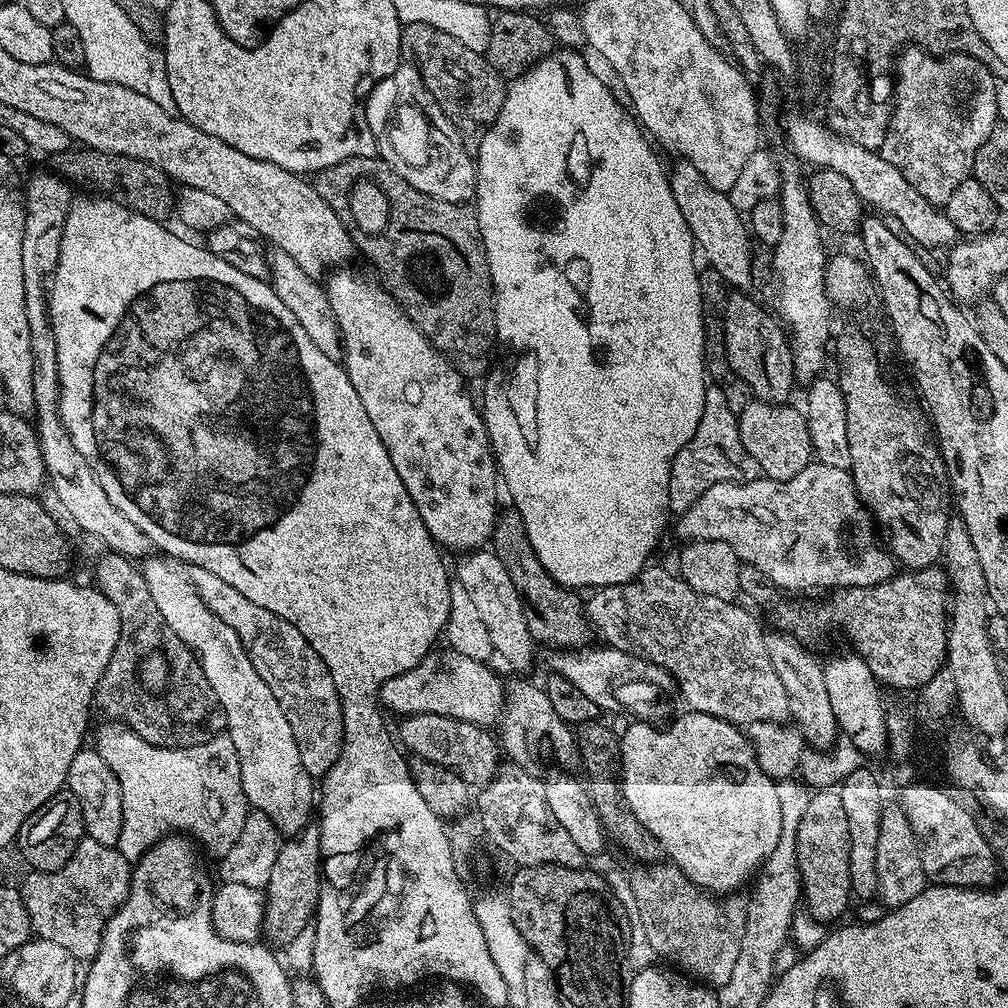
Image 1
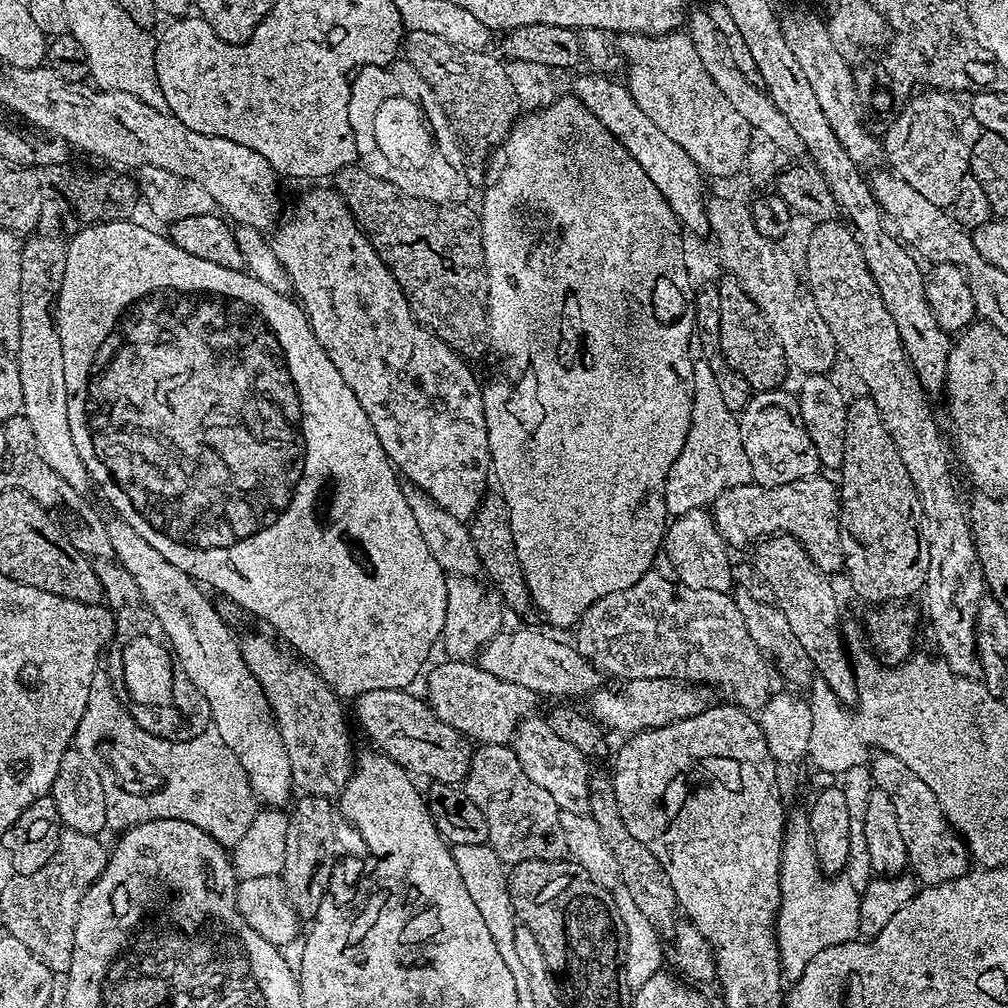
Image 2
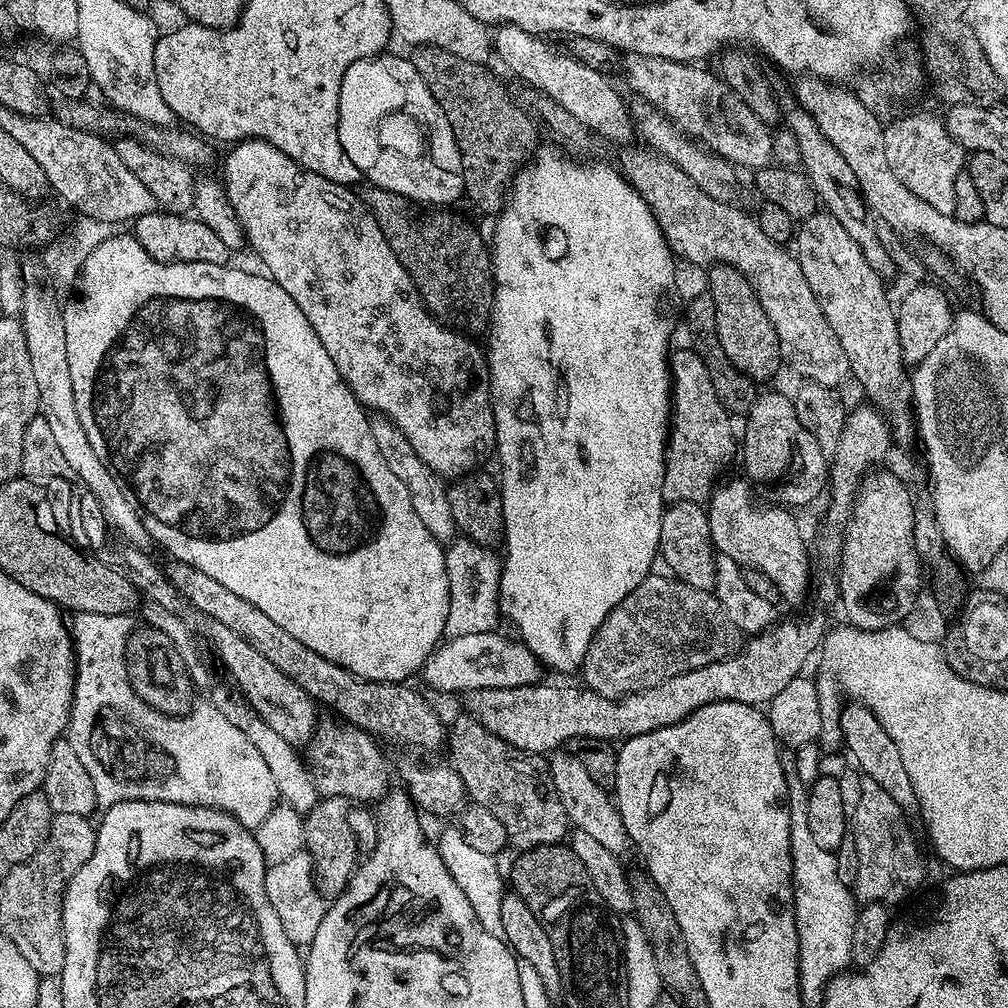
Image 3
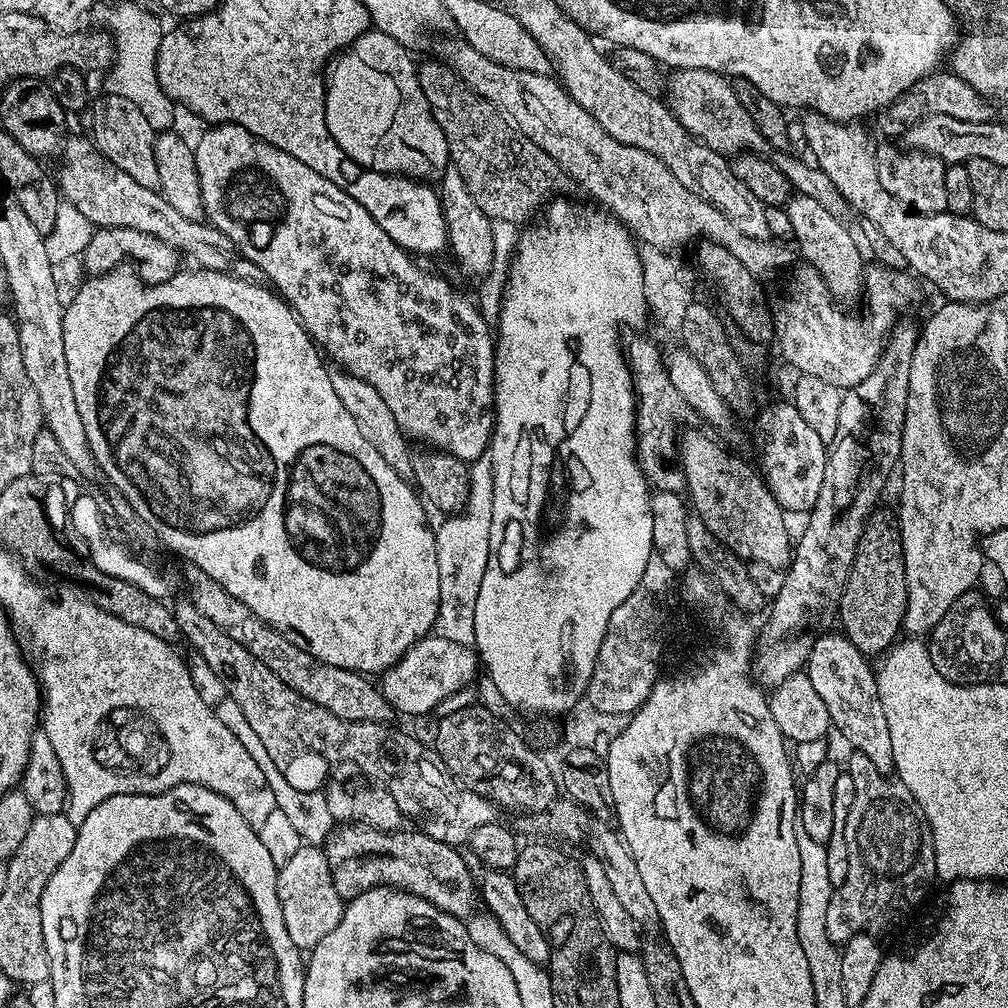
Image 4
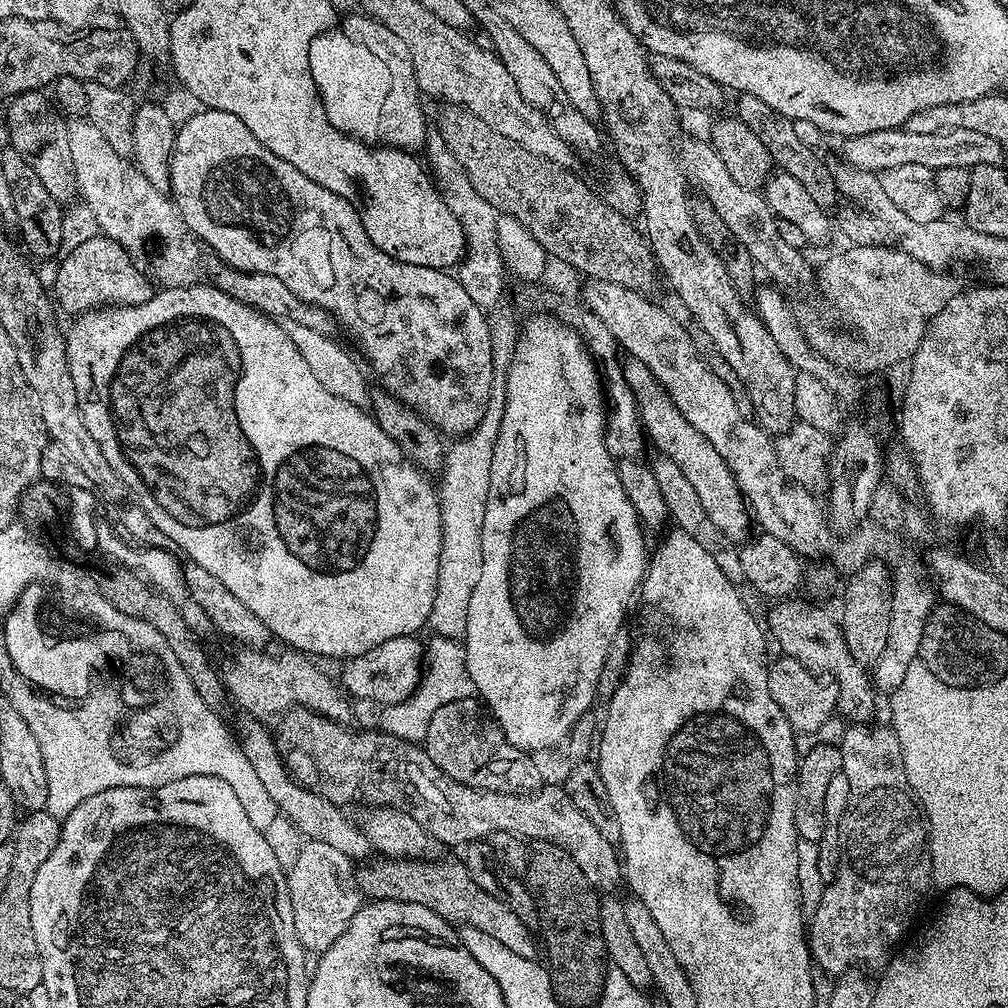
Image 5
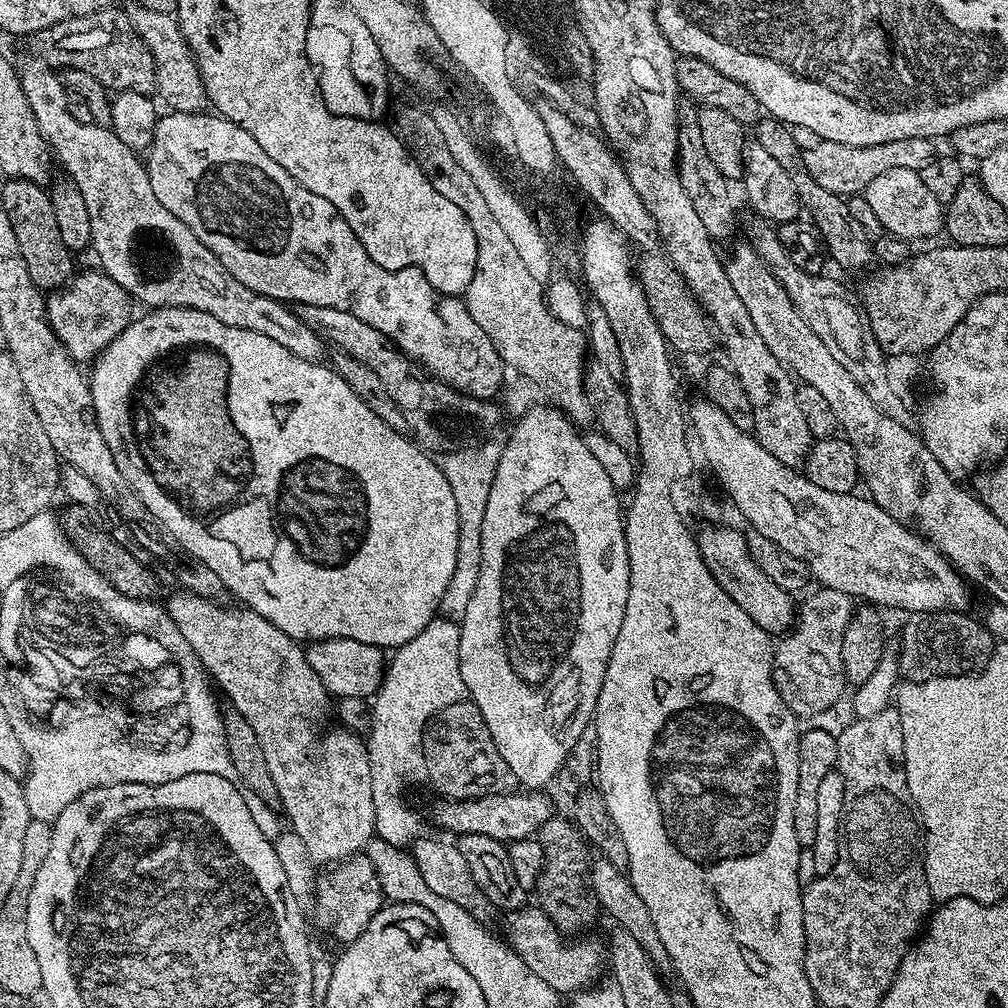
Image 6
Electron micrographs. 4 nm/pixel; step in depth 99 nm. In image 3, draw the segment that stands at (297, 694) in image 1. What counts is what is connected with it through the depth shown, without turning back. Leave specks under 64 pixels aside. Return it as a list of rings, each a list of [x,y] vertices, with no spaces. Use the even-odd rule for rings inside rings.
[[[321,723],[306,745],[306,764],[310,769],[313,786],[321,797],[337,796],[349,802],[379,801],[389,791],[390,785],[388,764],[376,746],[377,741],[352,724],[335,723]]]

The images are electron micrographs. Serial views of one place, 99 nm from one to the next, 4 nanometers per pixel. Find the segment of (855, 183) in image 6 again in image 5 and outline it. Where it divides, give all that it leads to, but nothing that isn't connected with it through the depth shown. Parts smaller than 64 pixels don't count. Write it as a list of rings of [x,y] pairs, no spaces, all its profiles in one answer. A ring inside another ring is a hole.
[[[903,128],[890,130],[874,130],[874,134],[850,136],[843,141],[844,156],[851,167],[877,174],[890,170],[894,166],[926,166],[933,170],[946,166],[962,166],[969,170],[976,164],[1000,164],[1003,161],[1005,149],[994,138],[986,138],[986,134],[977,134],[975,130],[950,130],[949,132],[935,132],[934,134],[913,134]]]

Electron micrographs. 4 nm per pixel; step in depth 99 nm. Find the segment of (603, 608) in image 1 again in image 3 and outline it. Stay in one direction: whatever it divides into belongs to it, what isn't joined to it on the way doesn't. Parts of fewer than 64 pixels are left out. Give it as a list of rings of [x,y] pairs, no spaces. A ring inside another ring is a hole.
[[[648,575],[598,626],[590,646],[586,650],[586,658],[582,665],[583,683],[591,692],[602,694],[607,700],[618,700],[632,692],[641,692],[650,686],[658,686],[689,668],[701,668],[715,660],[725,660],[727,656],[735,656],[742,647],[742,633],[736,628],[724,612],[724,607],[709,589],[692,588],[671,575]]]

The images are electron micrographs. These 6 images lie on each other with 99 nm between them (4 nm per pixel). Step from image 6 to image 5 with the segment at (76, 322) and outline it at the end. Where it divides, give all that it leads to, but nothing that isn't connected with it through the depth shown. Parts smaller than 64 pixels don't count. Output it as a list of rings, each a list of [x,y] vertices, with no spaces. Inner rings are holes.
[[[103,234],[95,235],[63,253],[64,261],[56,268],[56,296],[54,292],[59,311],[83,314],[105,306],[150,302],[154,285],[148,275],[138,270],[122,245]]]

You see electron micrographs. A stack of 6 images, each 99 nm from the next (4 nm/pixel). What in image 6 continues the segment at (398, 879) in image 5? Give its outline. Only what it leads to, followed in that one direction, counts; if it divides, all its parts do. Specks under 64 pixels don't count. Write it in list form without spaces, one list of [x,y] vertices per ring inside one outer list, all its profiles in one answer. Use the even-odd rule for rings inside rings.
[[[525,906],[513,912],[504,912],[503,939],[508,947],[513,948],[520,957],[550,986],[561,994],[575,994],[591,988],[606,972],[606,944],[603,939],[584,934],[579,938],[572,938],[567,944],[565,937],[550,922],[550,918],[538,906]]]

